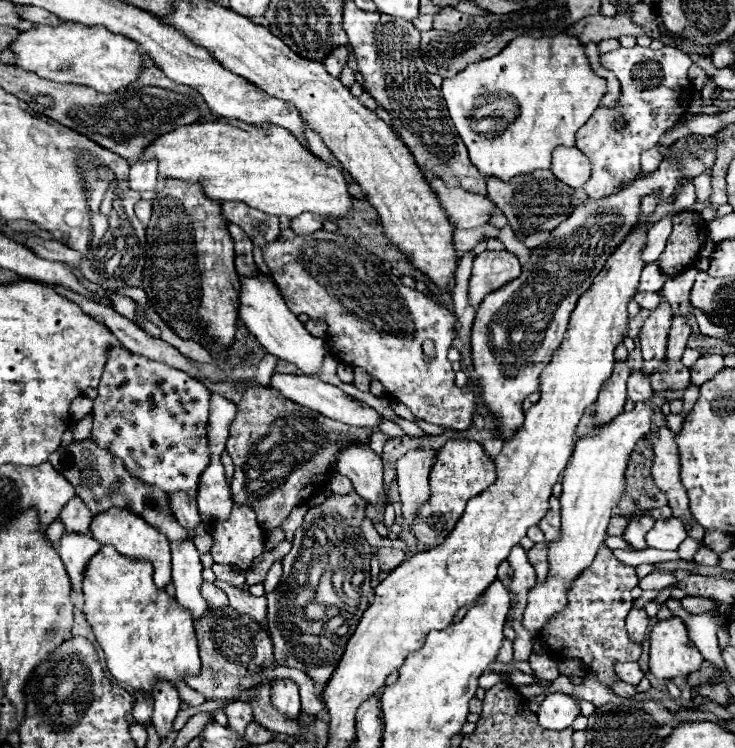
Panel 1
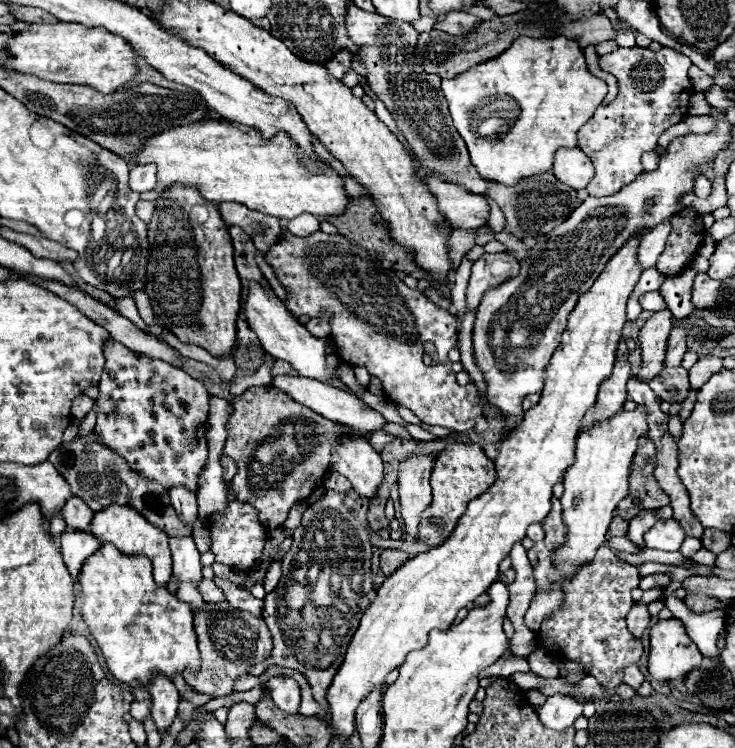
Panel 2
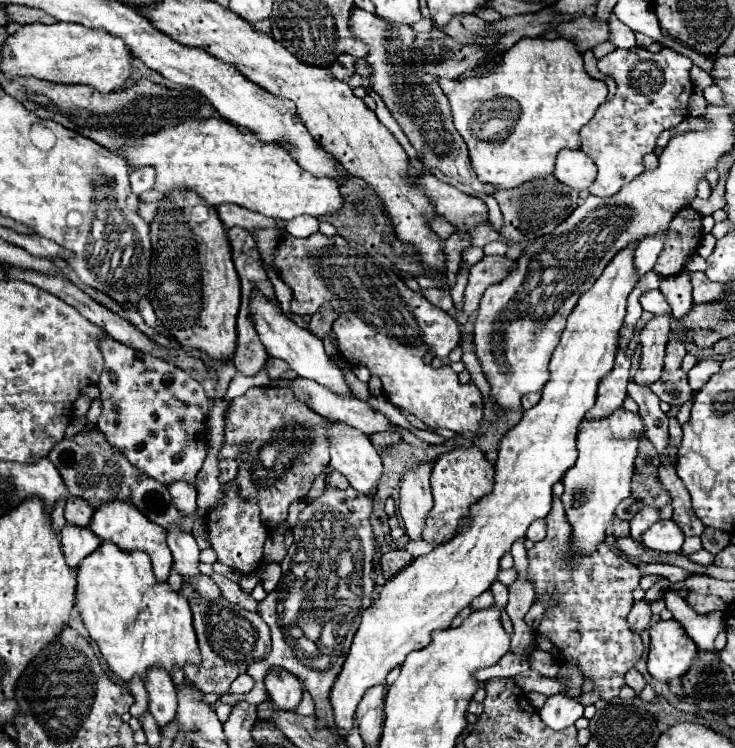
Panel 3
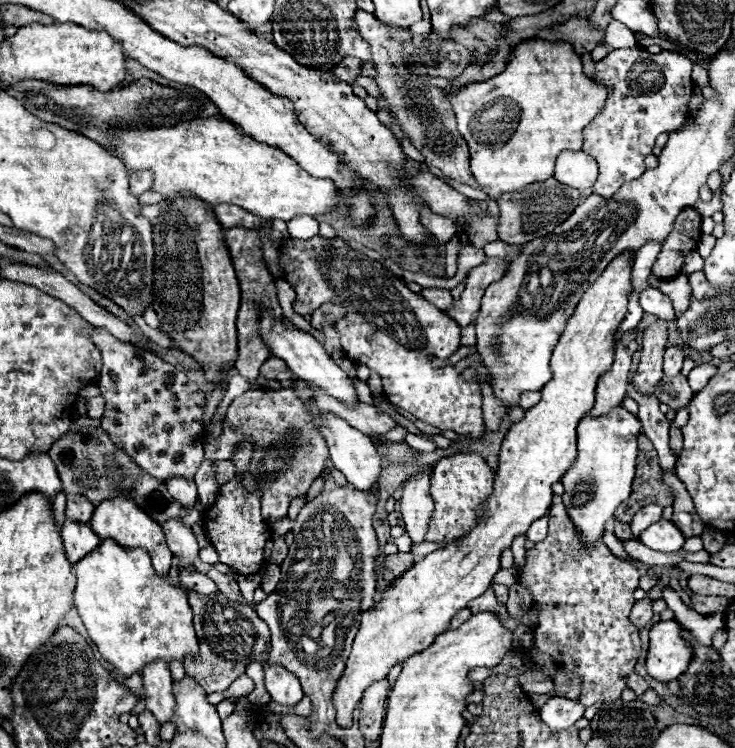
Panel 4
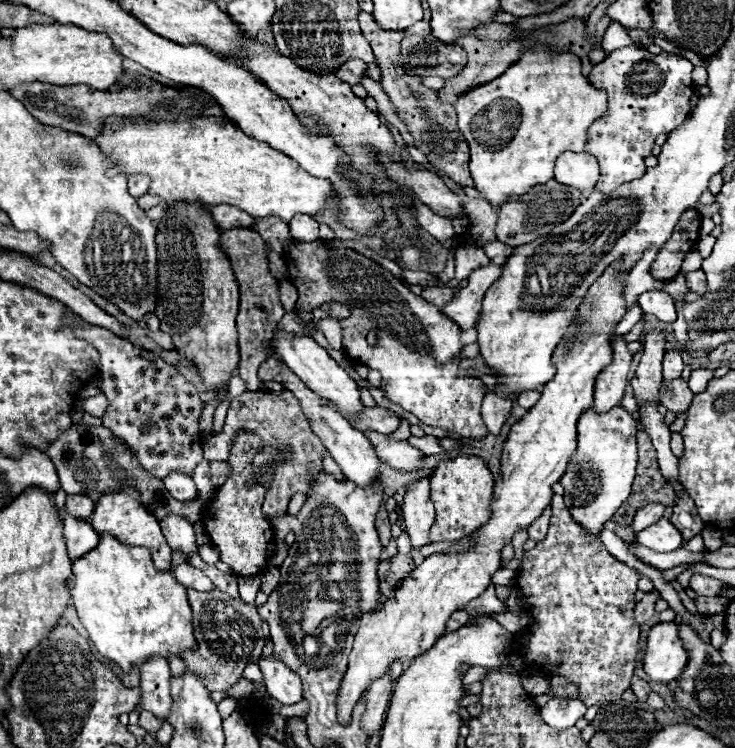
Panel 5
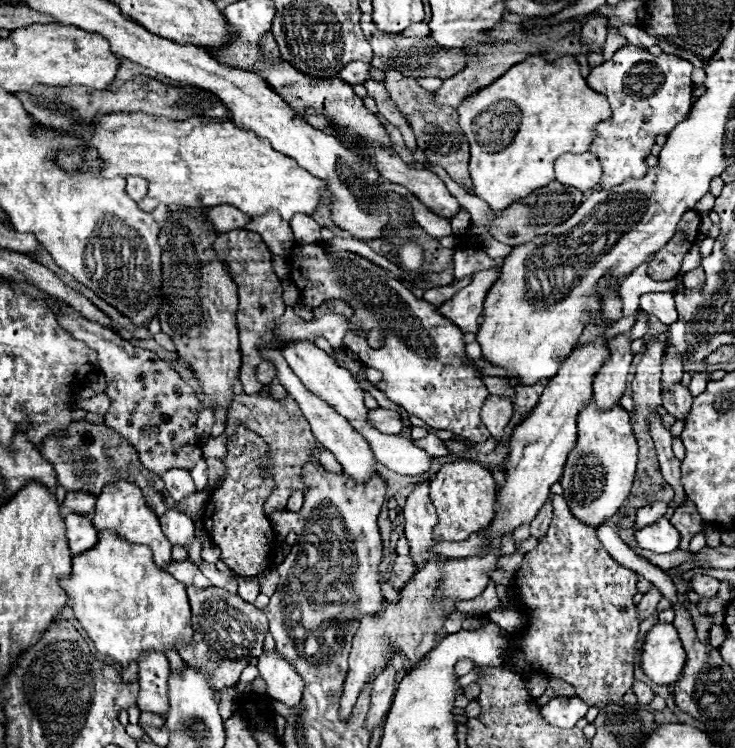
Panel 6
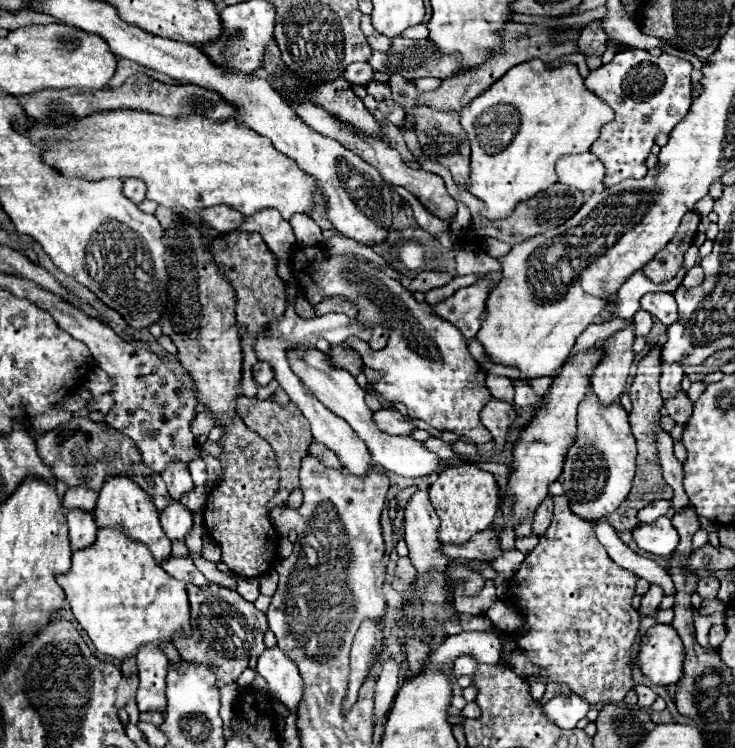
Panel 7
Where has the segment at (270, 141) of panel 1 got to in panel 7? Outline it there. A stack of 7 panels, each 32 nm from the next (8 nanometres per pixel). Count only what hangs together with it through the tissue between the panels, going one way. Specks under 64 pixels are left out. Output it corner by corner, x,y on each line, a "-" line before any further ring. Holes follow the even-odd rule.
110,110
96,112
84,120
70,120
66,128
50,126
42,120
32,120
28,124
28,136
36,142
52,140
52,148
44,154
44,162
58,168
64,176
84,176
88,180
100,178
140,178
146,182
148,200
156,200
160,206
178,210
202,210
218,204
228,204
246,216
260,210
274,208
284,220
294,214
310,214
314,208
314,198
318,194
318,182
304,174
288,156
274,150
268,138
258,136
234,122
234,118
164,118
140,110

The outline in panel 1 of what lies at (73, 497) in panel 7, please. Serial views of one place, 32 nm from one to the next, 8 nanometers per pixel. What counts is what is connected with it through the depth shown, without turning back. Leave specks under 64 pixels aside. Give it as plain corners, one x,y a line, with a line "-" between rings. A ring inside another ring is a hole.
78,496
72,498
60,512
60,520
66,528
66,534
88,534
92,518
94,514
86,508
86,504

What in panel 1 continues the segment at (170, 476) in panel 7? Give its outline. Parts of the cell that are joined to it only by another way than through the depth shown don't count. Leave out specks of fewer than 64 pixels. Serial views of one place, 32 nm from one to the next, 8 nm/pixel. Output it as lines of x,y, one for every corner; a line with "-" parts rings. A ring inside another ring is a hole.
180,492
180,494
172,496
172,510
174,510
174,516
180,522
180,526
184,526
188,530
188,540
192,540
196,526
202,522
200,514
196,510
196,502
192,502
186,494

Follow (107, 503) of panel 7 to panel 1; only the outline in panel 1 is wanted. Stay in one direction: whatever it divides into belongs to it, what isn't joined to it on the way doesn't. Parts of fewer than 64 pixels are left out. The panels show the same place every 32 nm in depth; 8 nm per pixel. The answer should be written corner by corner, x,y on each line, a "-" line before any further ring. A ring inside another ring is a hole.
108,510
104,514
96,514
90,524
90,534
98,542
106,546
114,546
122,556
126,558
142,558
152,562
154,566
154,584
158,588
166,588
170,584
170,544
152,526
148,526
140,516
136,516
132,510

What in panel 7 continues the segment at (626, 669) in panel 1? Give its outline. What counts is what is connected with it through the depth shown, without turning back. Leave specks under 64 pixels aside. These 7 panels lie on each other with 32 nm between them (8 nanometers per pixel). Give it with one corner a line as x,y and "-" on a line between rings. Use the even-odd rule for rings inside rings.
636,684
634,690
638,694
638,706
646,706
648,708
656,700
656,692
652,688
644,686
644,684

